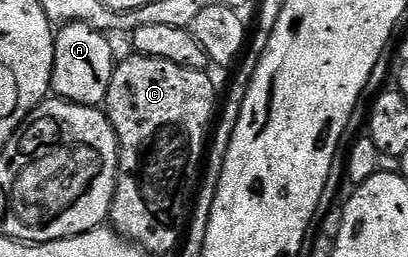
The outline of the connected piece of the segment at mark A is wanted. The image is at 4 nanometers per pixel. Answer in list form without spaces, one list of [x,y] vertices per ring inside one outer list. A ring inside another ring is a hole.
[[[82,22],[64,23],[56,31],[51,92],[58,99],[68,100],[70,104],[92,106],[102,105],[106,101],[109,94],[109,82],[113,82],[117,63],[117,55],[115,56],[107,39],[108,37],[98,28]]]

